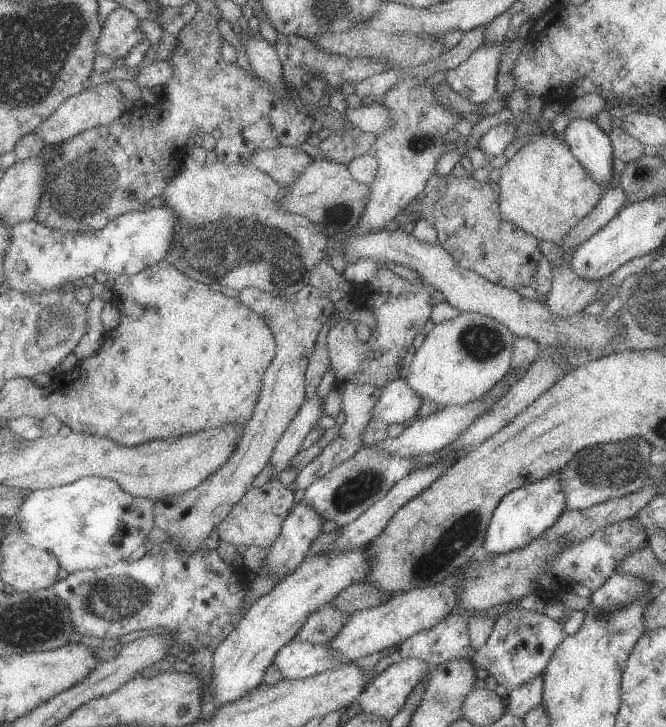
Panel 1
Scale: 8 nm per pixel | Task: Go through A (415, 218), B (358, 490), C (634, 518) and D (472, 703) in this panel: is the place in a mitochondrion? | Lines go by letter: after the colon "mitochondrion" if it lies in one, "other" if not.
A: other
B: mitochondrion
C: other
D: other

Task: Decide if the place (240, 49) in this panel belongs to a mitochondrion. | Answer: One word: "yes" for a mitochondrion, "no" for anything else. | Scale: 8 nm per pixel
no

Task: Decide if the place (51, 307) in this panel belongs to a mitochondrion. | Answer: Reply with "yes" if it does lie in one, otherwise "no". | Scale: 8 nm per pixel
yes

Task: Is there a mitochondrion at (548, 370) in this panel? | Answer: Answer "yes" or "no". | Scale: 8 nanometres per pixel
no

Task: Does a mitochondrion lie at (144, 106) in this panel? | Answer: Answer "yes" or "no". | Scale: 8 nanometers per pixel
no

